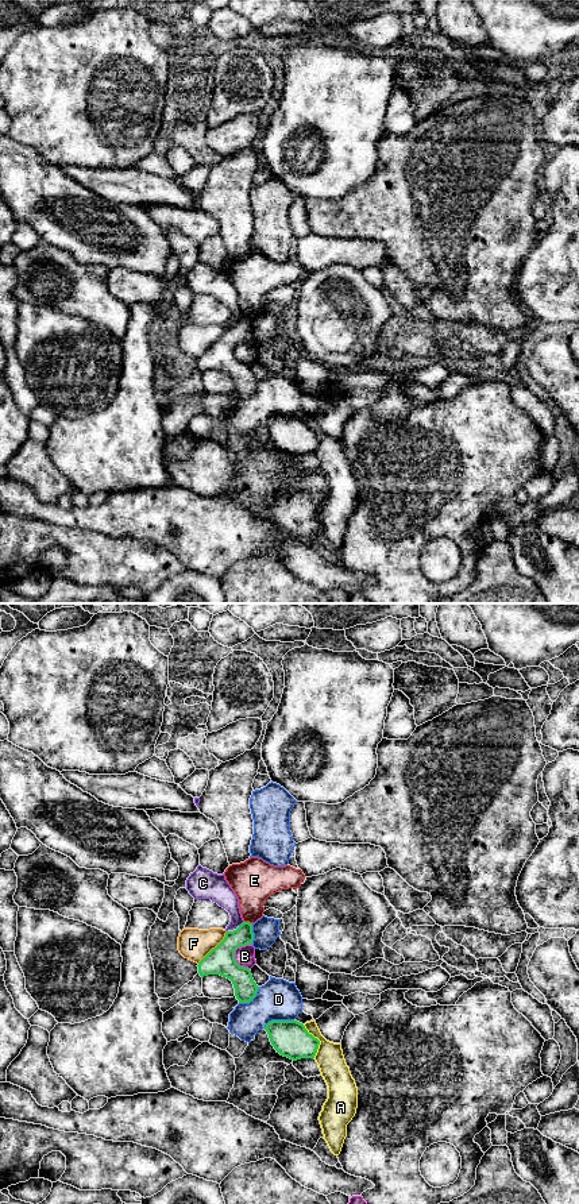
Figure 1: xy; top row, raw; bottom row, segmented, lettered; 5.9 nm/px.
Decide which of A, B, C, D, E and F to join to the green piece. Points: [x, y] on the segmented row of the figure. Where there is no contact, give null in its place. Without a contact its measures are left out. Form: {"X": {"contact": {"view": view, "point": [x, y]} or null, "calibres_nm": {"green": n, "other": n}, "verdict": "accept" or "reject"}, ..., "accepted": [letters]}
{"A": {"contact": {"view": "xy", "point": [319, 1041]}, "calibres_nm": {"green": 220, "other": 160}, "verdict": "reject"}, "B": {"contact": {"view": "xy", "point": [234, 957]}, "calibres_nm": {"green": 160, "other": 120}, "verdict": "reject"}, "C": {"contact": {"view": "xy", "point": [242, 923]}, "calibres_nm": {"green": 160, "other": 150}, "verdict": "reject"}, "D": {"contact": {"view": "xy", "point": [278, 1021]}, "calibres_nm": {"green": 220, "other": 240}, "verdict": "reject"}, "E": {"contact": {"view": "xy", "point": [249, 922]}, "calibres_nm": {"green": 140, "other": 260}, "verdict": "reject"}, "F": {"contact": {"view": "xy", "point": [215, 948]}, "calibres_nm": {"green": 160, "other": 190}, "verdict": "reject"}, "accepted": []}

